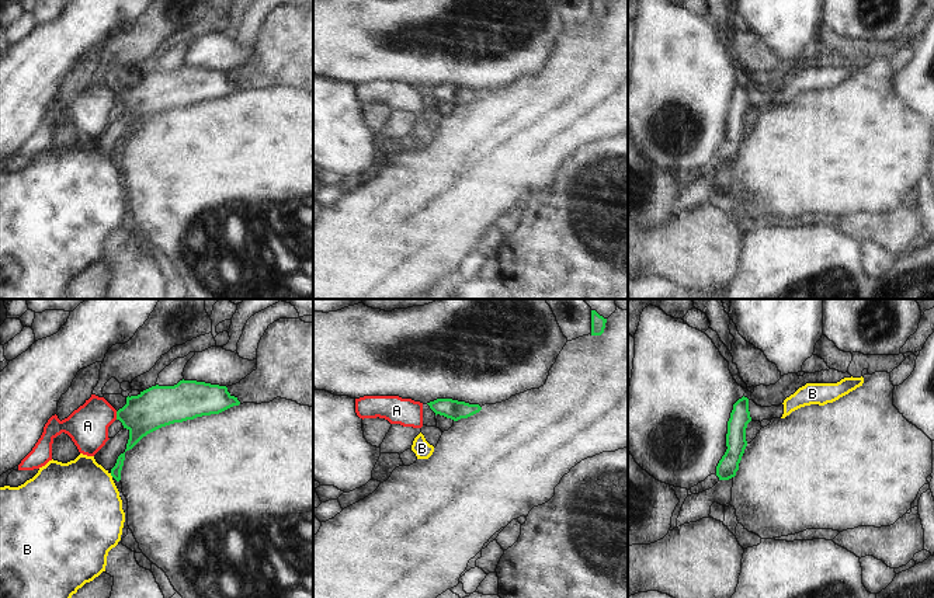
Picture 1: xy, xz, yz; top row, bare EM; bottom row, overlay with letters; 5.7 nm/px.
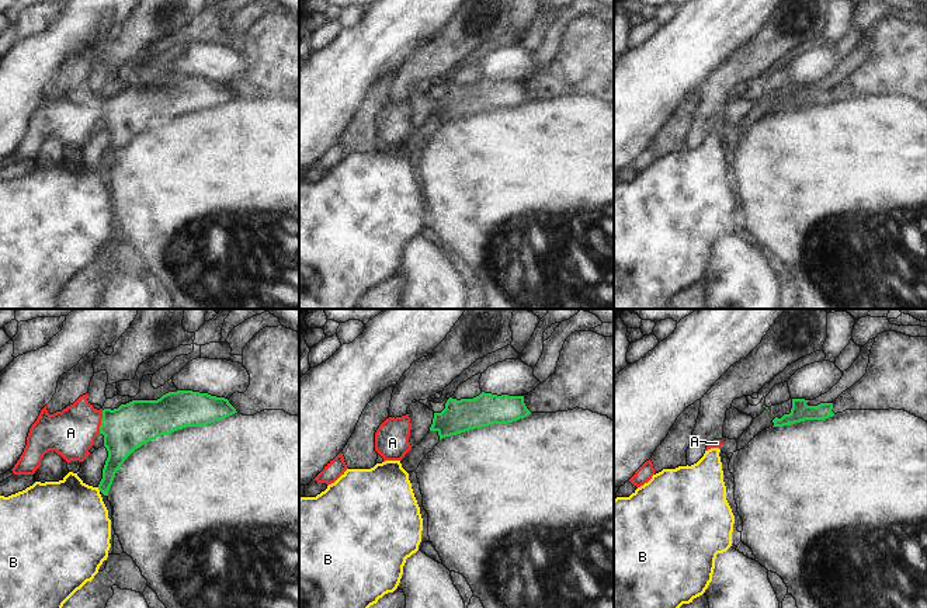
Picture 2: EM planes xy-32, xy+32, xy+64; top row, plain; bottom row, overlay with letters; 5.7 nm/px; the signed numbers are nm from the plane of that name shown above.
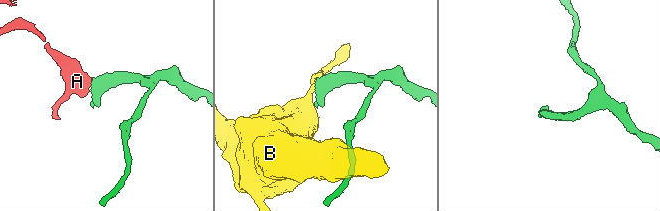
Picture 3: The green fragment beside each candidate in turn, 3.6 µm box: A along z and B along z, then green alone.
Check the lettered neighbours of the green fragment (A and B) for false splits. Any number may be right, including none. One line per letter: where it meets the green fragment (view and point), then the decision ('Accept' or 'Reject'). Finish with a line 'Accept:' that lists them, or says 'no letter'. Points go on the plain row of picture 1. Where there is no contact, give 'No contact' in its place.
A: Touches green at xy (117, 101). Accept
B: Touches green at xy (111, 160). Reject
Accept: A.

